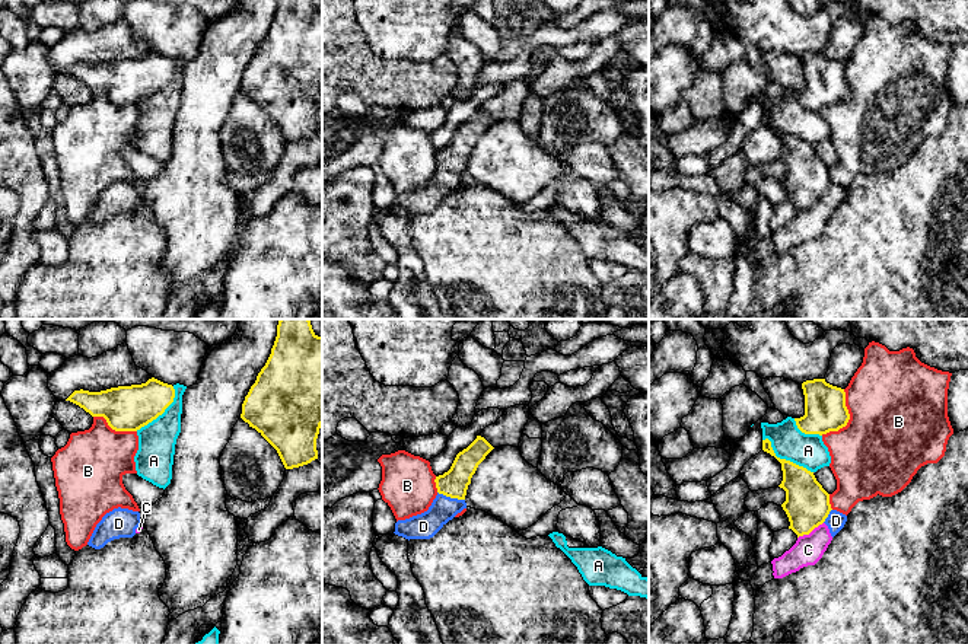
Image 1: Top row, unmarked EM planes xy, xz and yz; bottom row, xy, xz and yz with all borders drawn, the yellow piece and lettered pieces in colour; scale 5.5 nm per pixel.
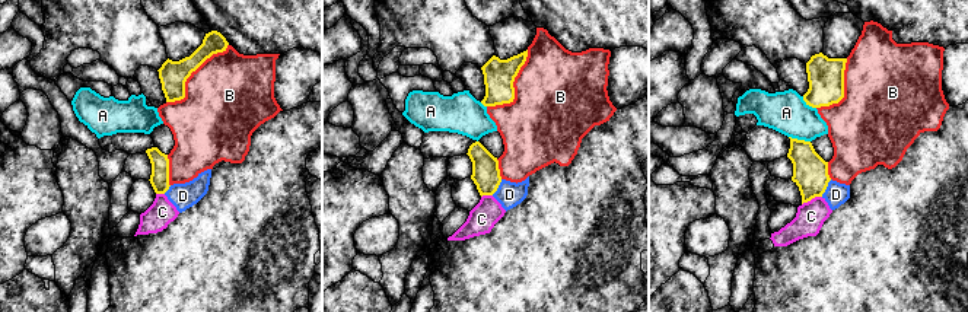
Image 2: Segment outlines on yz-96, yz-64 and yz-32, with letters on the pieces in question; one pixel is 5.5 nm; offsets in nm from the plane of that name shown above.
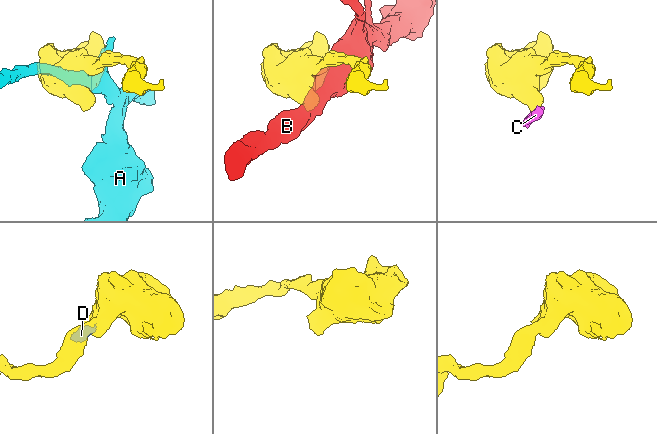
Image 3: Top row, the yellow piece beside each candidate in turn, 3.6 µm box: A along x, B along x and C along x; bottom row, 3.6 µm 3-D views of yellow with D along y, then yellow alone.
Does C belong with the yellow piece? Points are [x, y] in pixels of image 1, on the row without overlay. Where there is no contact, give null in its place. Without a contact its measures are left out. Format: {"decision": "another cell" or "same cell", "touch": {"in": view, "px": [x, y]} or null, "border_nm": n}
{"decision": "another cell", "touch": {"in": "yz", "px": [809, 206]}, "border_nm": 170}

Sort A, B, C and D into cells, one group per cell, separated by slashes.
A / B / C D

